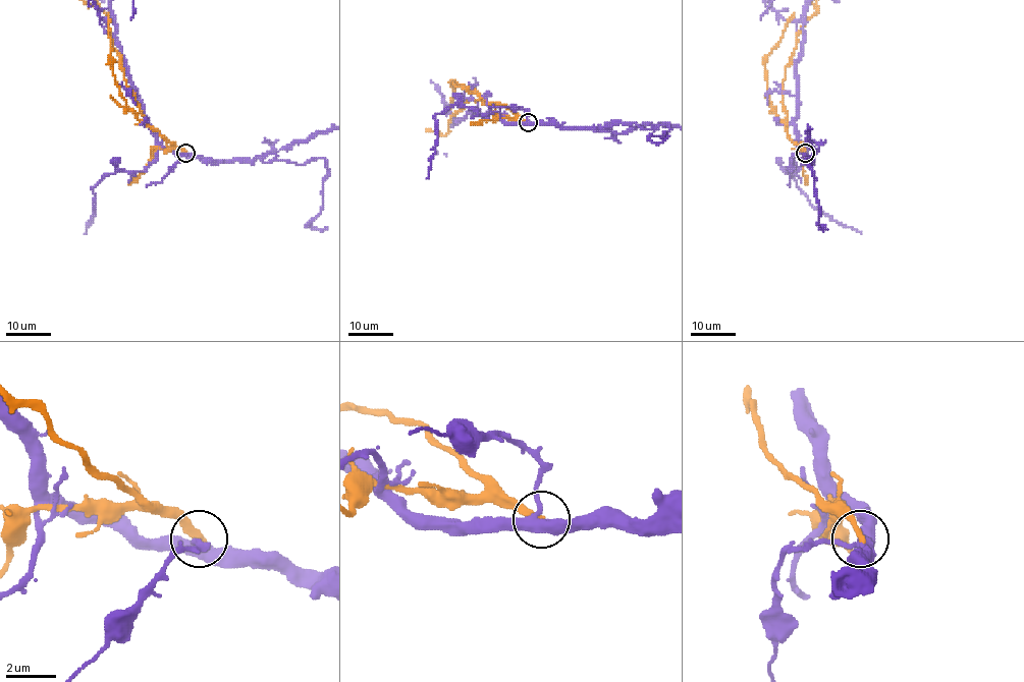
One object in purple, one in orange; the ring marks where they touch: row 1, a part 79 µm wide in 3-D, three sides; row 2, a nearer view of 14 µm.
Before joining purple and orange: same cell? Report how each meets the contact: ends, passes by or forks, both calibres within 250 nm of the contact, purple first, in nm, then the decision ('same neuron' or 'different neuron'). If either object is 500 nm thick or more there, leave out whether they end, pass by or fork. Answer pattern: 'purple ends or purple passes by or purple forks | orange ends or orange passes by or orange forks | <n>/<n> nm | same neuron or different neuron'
purple forks | orange ends | 400/280 nm | different neuron

